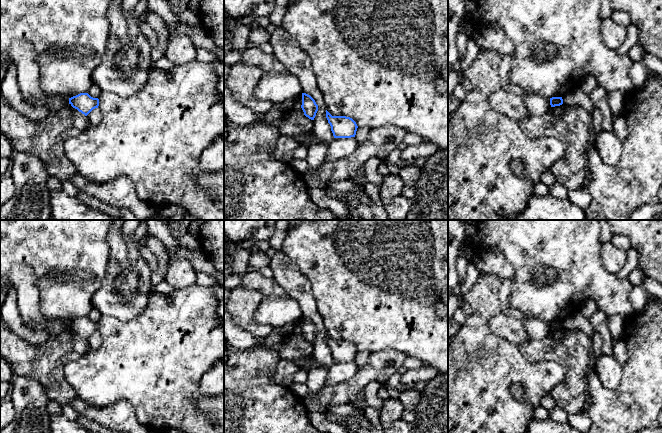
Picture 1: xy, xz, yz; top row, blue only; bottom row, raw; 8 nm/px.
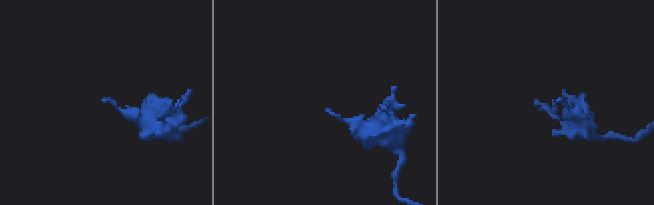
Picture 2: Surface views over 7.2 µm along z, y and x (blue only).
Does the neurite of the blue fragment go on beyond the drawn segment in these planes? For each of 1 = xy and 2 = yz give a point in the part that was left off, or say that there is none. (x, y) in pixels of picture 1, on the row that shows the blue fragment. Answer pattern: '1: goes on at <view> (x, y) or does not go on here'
1: does not go on here
2: does not go on here

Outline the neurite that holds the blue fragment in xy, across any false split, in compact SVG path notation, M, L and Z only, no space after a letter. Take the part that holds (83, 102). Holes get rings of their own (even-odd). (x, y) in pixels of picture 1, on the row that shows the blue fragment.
M80 93L69 98L69 104L87 116L93 109L98 108L99 99L91 97L88 93Z

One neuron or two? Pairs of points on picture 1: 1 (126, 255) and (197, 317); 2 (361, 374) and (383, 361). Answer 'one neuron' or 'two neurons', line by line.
1: two neurons
2: one neuron

